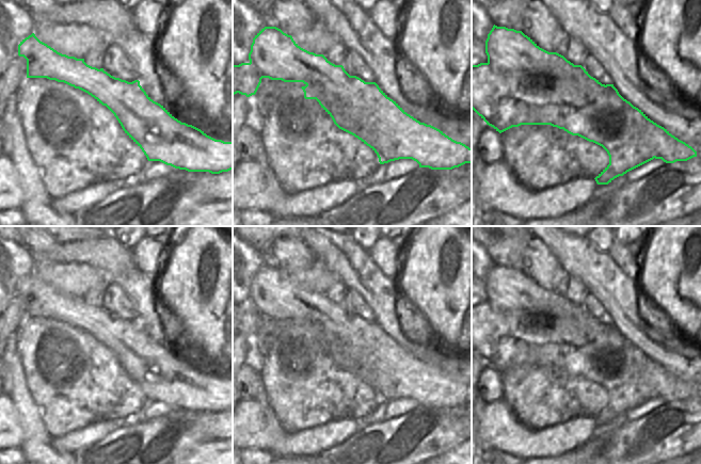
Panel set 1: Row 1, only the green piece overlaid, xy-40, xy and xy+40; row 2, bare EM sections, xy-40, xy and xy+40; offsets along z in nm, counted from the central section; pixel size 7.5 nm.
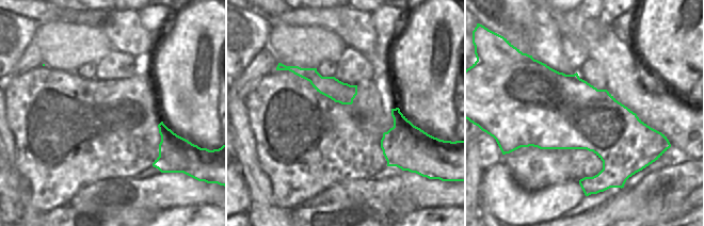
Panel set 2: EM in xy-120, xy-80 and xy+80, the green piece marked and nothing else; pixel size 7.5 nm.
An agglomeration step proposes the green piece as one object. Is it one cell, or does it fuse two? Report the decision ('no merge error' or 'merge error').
merge error

